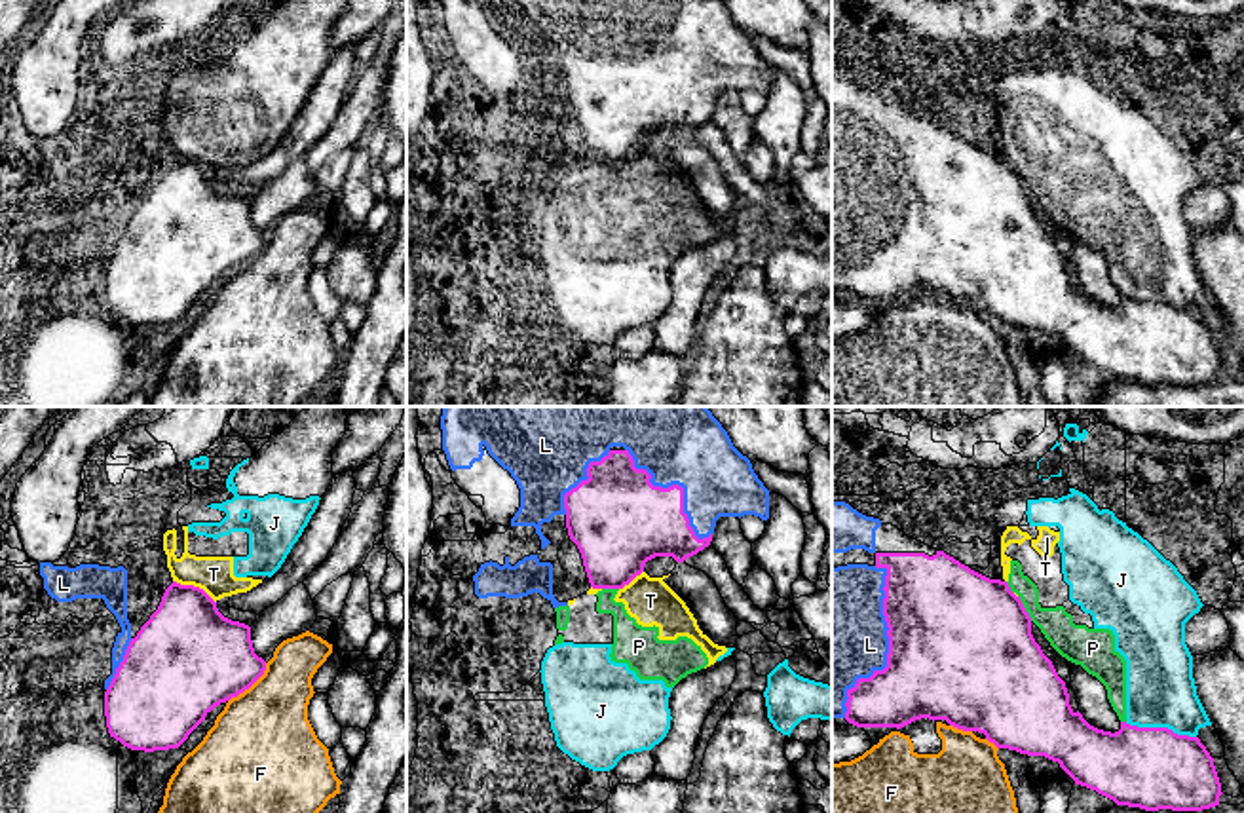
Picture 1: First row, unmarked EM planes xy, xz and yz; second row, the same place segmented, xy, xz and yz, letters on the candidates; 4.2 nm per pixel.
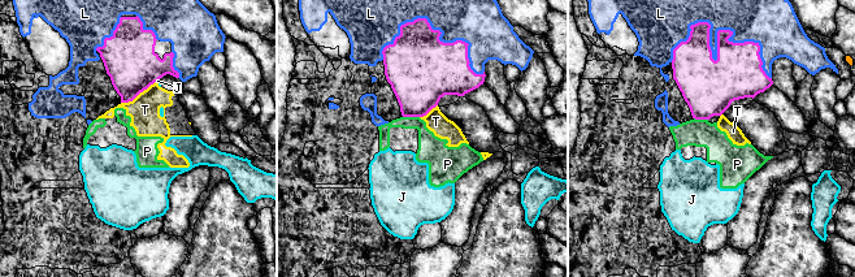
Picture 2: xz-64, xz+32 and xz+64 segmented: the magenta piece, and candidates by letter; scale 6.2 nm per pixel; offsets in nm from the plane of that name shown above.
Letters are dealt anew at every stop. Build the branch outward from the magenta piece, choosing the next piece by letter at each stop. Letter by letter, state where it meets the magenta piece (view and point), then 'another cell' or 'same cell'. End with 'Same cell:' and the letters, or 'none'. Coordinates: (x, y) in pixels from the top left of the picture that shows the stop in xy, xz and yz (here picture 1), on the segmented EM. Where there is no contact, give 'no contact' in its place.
F: contact xy (249, 686); another cell
J: contact yz (1161, 728); another cell
L: contact yz (889, 648); same cell
P: contact yz (1024, 608); another cell
T: contact xy (192, 586); another cell
Same cell: L

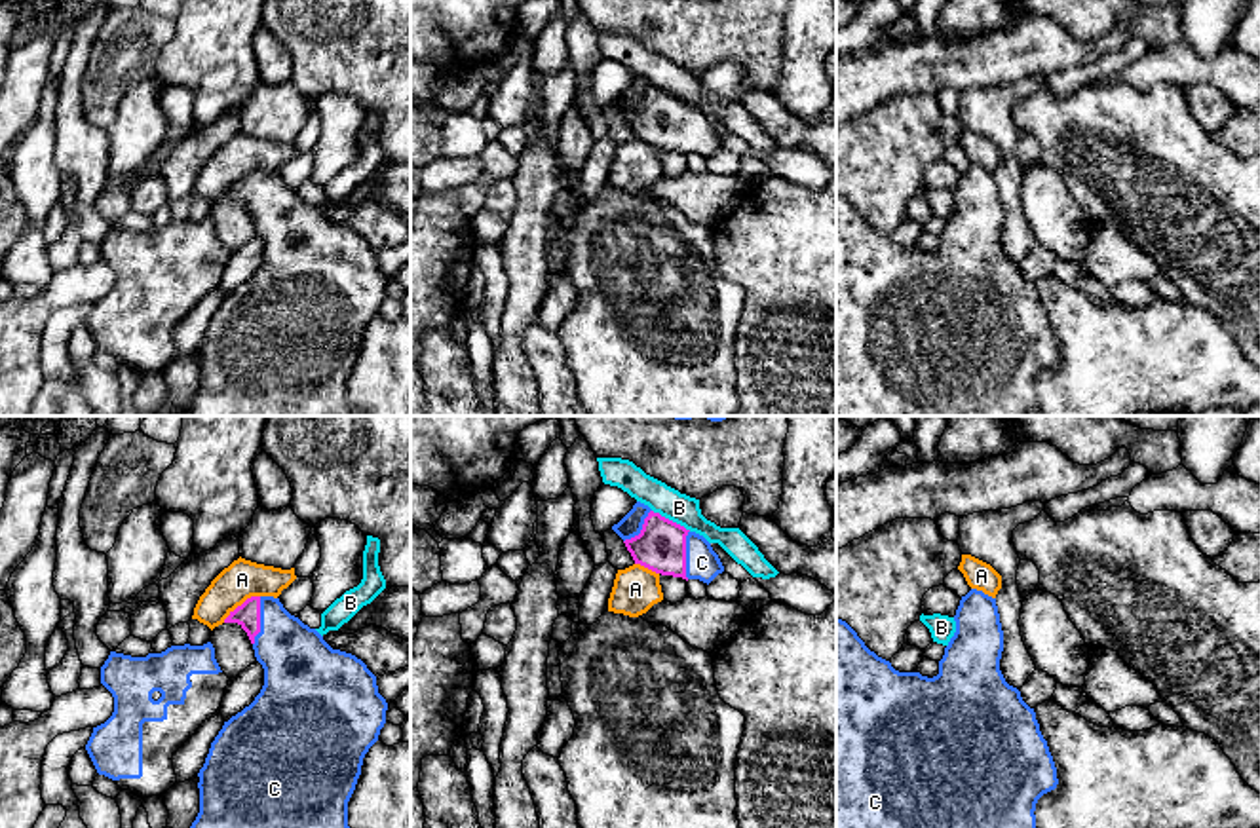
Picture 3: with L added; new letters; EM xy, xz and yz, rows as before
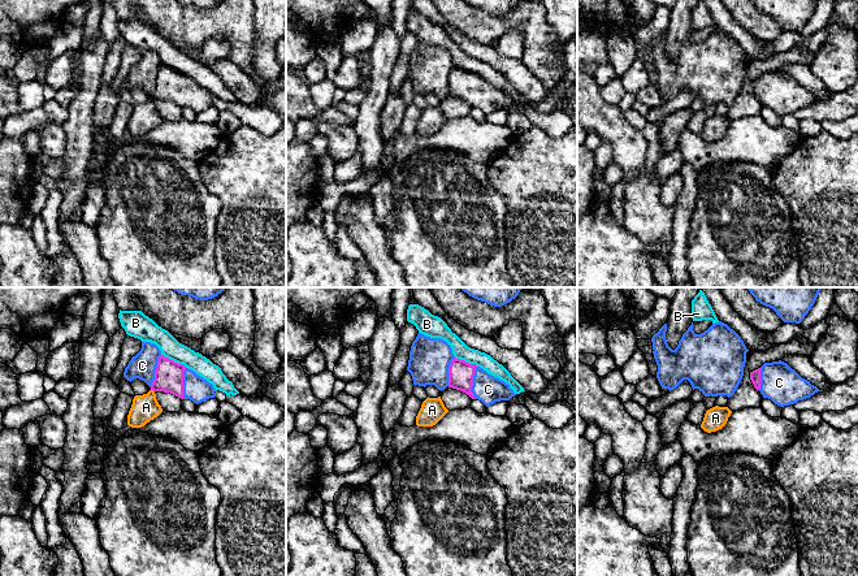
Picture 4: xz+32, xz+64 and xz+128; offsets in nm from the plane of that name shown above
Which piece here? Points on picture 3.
A: contact xy (242, 604); another cell
B: contact xz (671, 521); another cell
C: contact xy (259, 621); same cell
Same cell: C

